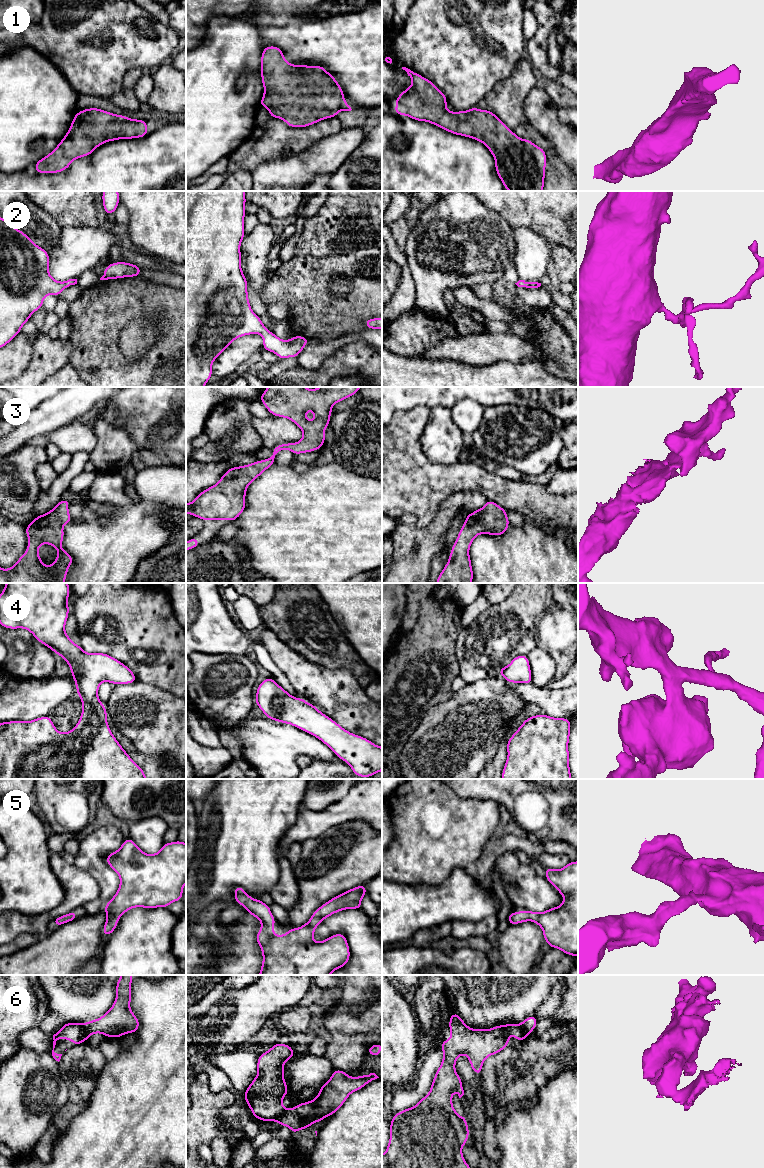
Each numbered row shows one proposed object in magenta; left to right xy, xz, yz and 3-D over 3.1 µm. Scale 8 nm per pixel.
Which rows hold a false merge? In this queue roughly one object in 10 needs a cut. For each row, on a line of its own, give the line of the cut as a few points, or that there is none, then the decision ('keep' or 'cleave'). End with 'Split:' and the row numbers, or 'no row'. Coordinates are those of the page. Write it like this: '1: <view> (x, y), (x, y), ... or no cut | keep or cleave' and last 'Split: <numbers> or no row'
1: no cut | keep
2: no cut | keep
3: no cut | keep
4: no cut | keep
5: no cut | keep
6: yz (520, 1024), (521, 1031), (525, 1037) | cleave
Split: 6

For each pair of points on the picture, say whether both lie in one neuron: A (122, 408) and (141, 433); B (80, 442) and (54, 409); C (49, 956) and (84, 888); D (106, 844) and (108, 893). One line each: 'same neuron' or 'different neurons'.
A: same neuron
B: different neurons
C: different neurons
D: same neuron

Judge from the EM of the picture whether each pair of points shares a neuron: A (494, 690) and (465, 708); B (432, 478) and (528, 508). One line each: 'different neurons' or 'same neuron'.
A: same neuron
B: same neuron

